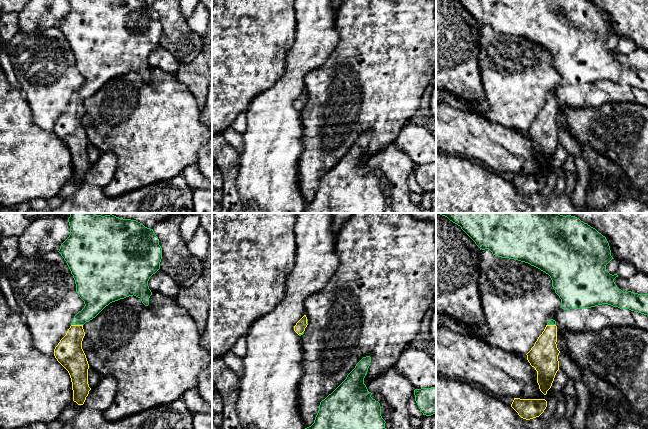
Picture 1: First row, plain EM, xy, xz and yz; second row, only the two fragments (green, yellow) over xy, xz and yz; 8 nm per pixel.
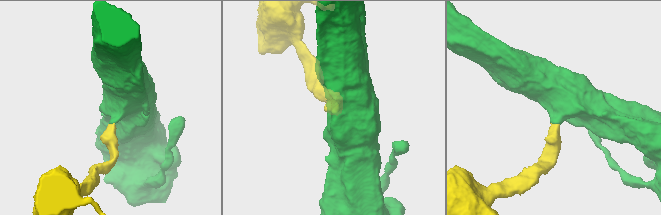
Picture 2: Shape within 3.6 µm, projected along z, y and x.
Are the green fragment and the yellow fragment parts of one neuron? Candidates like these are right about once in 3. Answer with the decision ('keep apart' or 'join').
join

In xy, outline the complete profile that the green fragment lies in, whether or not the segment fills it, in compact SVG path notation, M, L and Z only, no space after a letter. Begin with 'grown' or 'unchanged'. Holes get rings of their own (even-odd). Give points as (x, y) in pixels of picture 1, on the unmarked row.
grown; M69 0L69 2L70 11L61 20L58 28L66 37L75 56L76 68L84 77L85 82L74 92L66 111L54 125L54 132L70 151L73 177L78 181L83 181L91 166L88 160L89 140L82 125L82 117L85 112L83 101L95 94L110 79L129 72L134 71L140 74L142 79L148 82L149 74L152 71L148 57L160 45L162 24L153 5L147 4L143 0Z

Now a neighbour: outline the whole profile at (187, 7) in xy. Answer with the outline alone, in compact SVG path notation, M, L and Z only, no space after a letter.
M181 0L180 8L183 15L189 18L195 11L200 0Z

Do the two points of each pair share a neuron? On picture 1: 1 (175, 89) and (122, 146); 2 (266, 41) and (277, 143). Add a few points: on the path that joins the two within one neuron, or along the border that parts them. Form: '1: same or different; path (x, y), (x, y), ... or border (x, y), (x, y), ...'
1: same; path (164, 103), (136, 132)
2: different; border (285, 66), (282, 74), (269, 87), (251, 98)

